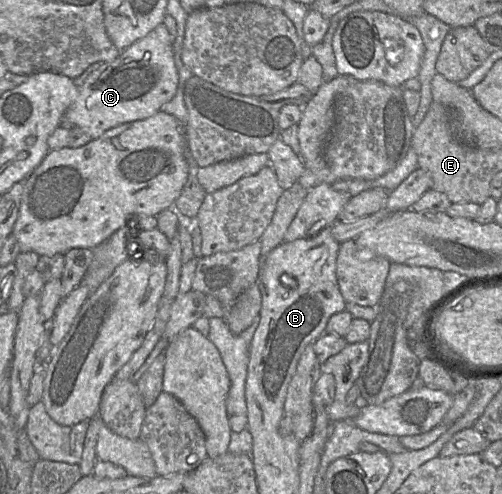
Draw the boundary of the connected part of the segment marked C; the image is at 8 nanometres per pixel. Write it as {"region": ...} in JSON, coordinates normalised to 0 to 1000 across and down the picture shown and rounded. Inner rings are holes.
{"region":[[[325,47],[283,79],[249,97],[225,121],[201,130],[155,178],[149,204],[125,243],[175,269],[183,281],[247,249],[291,241],[337,206],[355,174],[345,79]]]}

